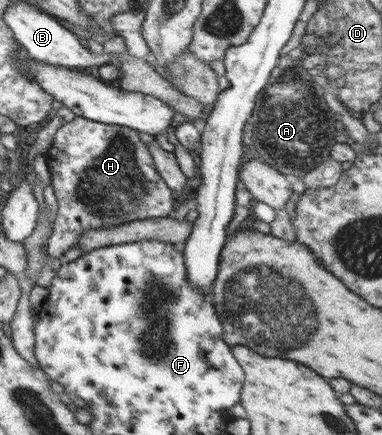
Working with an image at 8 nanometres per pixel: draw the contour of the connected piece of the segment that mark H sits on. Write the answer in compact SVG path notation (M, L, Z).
M76 116L56 131L52 145L44 157L58 202L53 230L47 240L47 251L53 259L61 258L89 230L105 230L135 220L168 217L177 207L177 195L167 187L155 168L149 148L141 142L137 131L129 127L103 124Z

